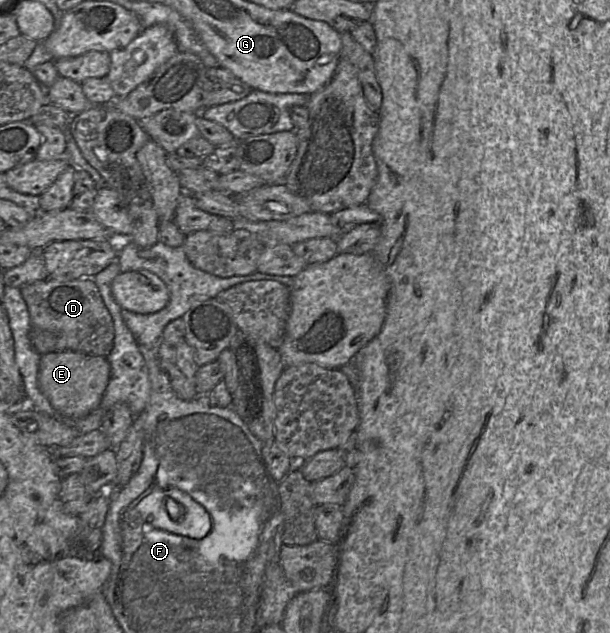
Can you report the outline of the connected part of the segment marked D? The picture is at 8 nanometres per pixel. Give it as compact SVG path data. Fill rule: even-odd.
M49 277L25 284L20 291L28 306L31 328L54 333L59 339L56 349L100 357L111 353L114 323L94 278L67 280Z

